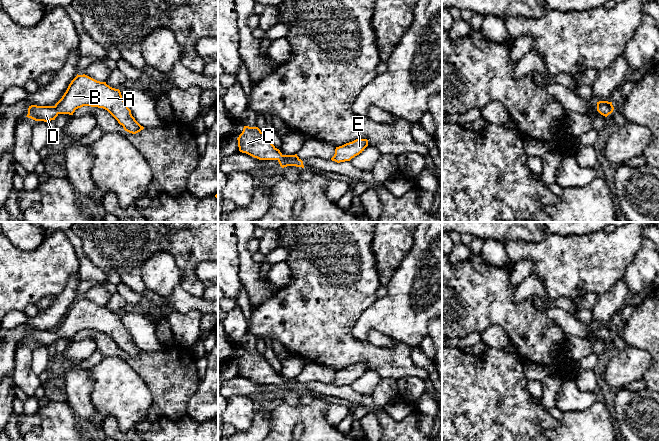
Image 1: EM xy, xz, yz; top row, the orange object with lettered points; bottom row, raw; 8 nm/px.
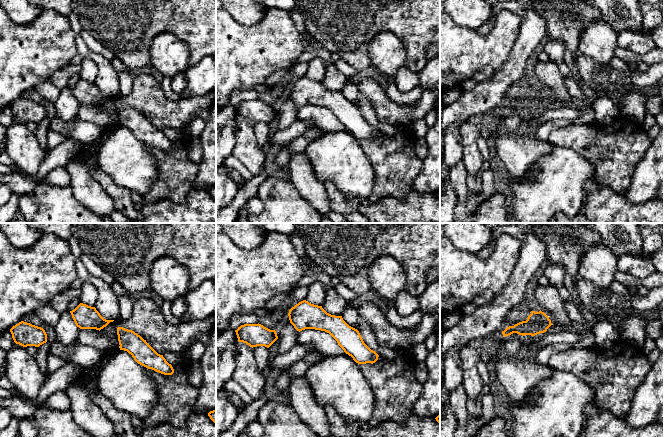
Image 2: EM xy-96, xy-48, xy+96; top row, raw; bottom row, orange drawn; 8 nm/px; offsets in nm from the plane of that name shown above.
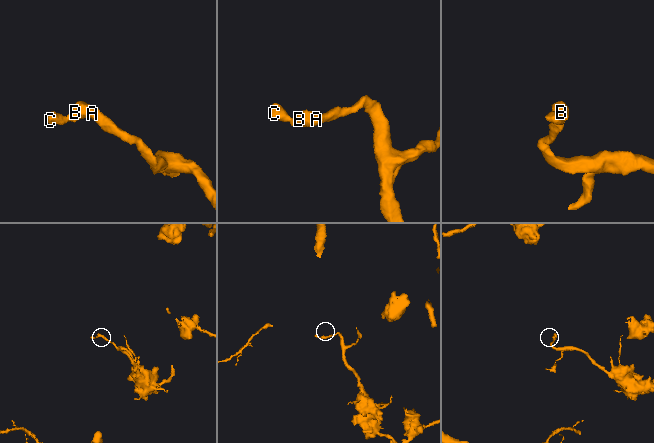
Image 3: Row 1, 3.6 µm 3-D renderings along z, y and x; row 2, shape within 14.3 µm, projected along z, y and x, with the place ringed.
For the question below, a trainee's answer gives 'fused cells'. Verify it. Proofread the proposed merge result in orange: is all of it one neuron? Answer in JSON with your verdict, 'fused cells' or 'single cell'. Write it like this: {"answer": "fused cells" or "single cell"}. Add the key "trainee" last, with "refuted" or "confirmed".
{"answer": "single cell", "trainee": "refuted"}

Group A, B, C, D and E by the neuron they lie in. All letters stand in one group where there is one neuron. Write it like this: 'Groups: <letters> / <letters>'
Groups: A B C D E

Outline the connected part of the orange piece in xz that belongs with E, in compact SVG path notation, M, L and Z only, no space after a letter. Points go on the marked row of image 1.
M356 139L342 146L336 147L335 154L331 160L337 163L350 161L352 158L362 153L367 146L367 139Z

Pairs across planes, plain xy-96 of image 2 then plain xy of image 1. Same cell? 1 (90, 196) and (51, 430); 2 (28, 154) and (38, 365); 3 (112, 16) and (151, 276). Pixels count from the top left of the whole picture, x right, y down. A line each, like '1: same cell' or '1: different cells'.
1: different cells
2: different cells
3: different cells

